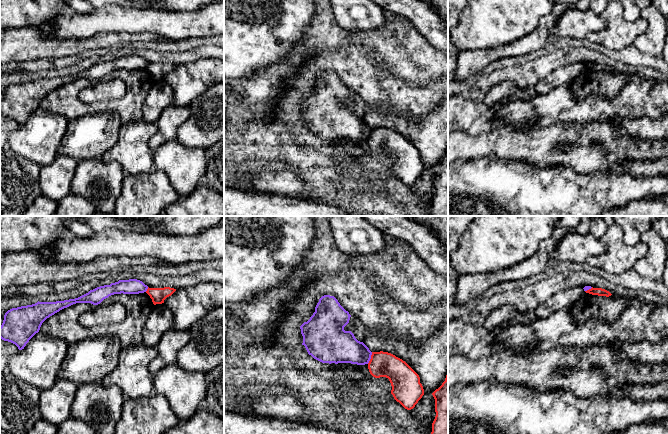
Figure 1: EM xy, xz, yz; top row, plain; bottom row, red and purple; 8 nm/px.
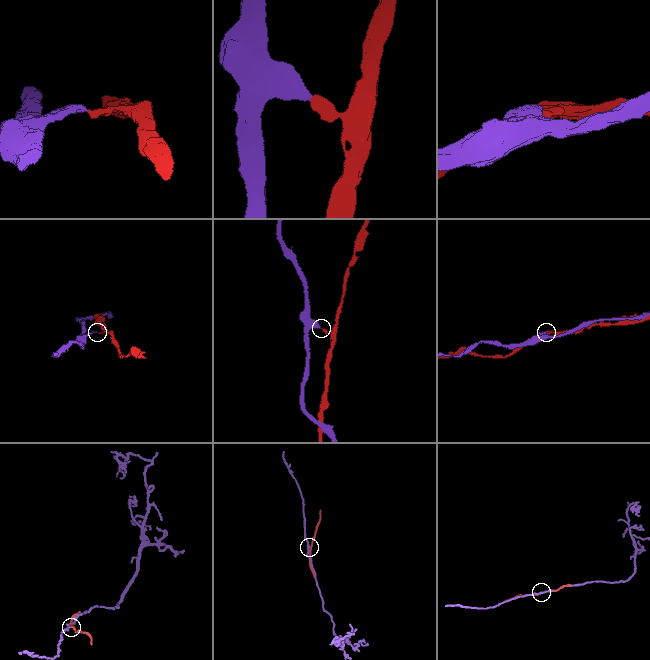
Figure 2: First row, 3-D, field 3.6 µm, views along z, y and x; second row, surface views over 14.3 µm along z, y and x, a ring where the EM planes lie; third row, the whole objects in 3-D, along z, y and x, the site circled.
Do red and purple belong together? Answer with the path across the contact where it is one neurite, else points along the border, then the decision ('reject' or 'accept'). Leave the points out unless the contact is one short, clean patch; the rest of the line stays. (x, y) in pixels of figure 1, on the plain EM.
along xz (372, 128), (371, 134), (367, 139) | reject

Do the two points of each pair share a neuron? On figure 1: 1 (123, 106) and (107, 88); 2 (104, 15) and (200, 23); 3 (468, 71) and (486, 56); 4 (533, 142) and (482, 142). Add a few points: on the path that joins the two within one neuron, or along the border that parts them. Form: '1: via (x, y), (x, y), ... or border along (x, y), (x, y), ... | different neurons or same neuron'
1: border along (125, 82), (125, 93), (122, 96), (93, 103) | different neurons
2: via (128, 20), (176, 23) | same neuron
3: via (472, 67), (482, 57) | same neuron
4: via (520, 142), (495, 142) | same neuron

